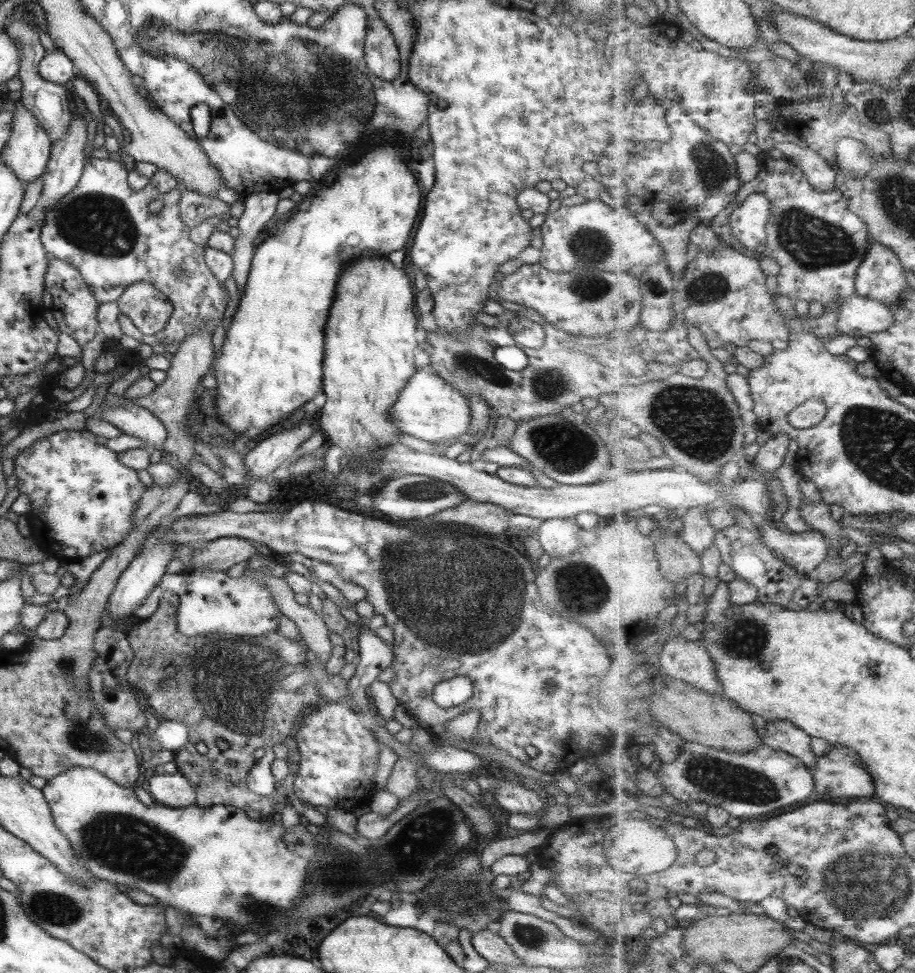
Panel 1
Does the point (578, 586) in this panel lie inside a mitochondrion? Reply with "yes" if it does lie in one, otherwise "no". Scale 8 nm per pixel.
yes

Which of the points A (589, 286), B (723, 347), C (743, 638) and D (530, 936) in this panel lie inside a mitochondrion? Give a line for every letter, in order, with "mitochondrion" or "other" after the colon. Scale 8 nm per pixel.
A: mitochondrion
B: other
C: mitochondrion
D: mitochondrion

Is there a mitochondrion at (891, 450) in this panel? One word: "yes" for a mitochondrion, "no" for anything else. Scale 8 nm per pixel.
yes

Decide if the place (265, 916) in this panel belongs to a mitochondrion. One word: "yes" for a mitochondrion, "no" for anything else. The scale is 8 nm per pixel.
yes

